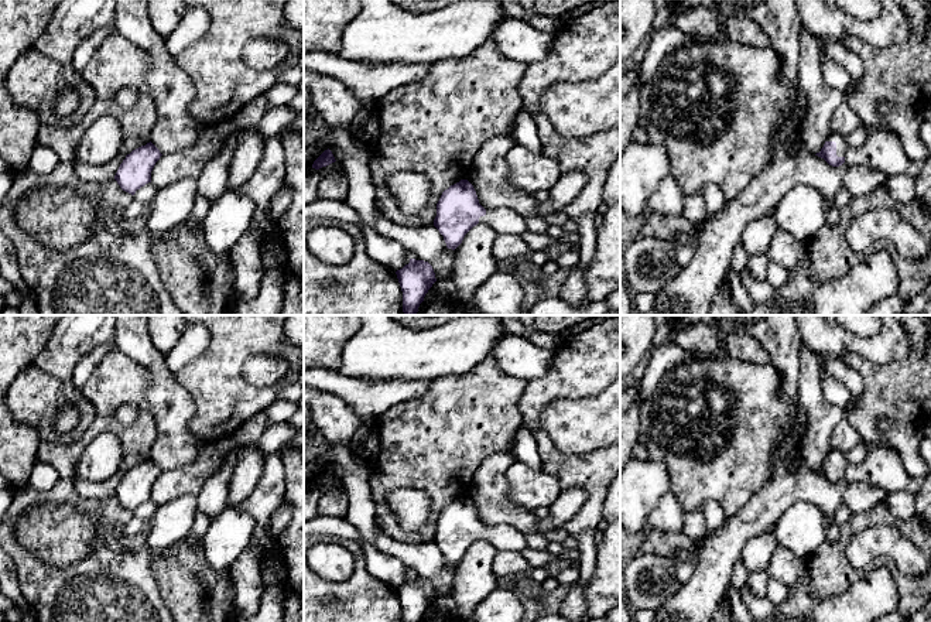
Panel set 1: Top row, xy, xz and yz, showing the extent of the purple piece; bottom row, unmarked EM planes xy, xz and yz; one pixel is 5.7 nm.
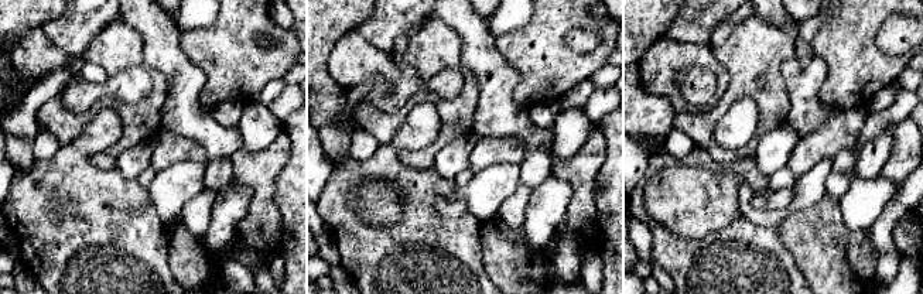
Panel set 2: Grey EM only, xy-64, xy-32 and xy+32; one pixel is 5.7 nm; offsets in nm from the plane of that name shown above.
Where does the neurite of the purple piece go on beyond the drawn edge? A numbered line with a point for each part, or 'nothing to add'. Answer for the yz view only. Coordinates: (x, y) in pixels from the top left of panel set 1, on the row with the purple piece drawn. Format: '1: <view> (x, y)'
1: yz (842, 147)

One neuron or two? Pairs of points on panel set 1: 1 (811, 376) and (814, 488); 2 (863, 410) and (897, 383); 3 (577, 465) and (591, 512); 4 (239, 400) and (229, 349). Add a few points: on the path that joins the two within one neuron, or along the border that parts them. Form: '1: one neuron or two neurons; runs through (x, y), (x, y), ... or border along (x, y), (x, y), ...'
1: two neurons; border along (798, 454), (814, 471)
2: one neuron; runs through (872, 403), (889, 390)
3: one neuron; runs through (588, 475), (594, 481), (594, 501)
4: one neuron; runs through (229, 388), (229, 362)

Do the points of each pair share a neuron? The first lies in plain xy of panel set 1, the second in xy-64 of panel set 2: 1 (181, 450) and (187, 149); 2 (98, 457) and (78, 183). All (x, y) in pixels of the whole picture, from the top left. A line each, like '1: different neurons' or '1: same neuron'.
1: different neurons
2: same neuron

